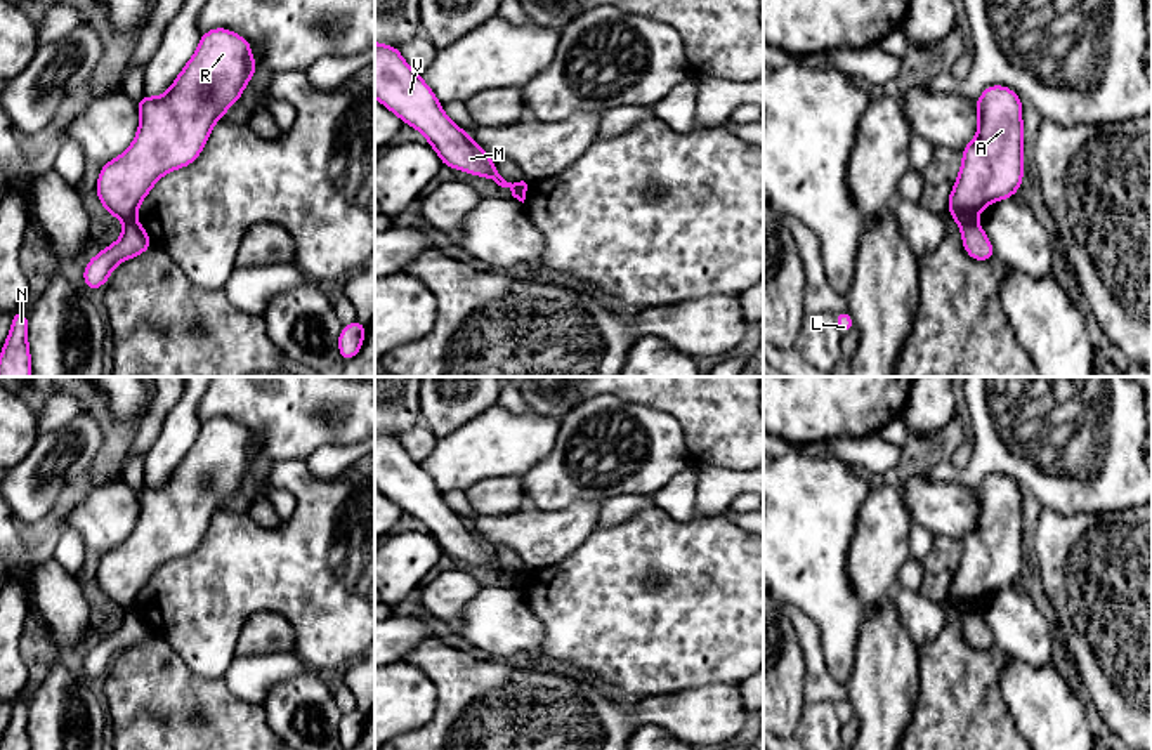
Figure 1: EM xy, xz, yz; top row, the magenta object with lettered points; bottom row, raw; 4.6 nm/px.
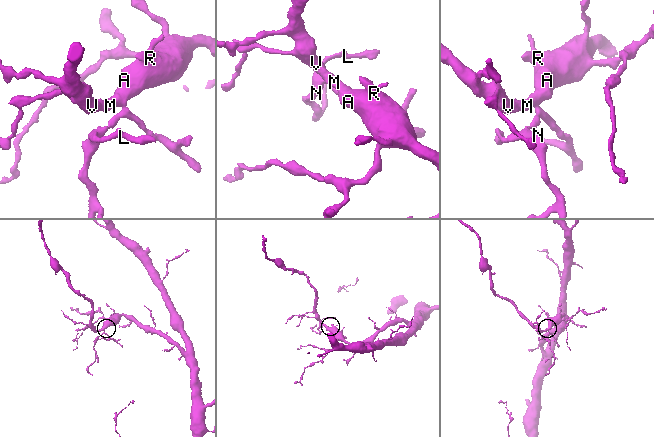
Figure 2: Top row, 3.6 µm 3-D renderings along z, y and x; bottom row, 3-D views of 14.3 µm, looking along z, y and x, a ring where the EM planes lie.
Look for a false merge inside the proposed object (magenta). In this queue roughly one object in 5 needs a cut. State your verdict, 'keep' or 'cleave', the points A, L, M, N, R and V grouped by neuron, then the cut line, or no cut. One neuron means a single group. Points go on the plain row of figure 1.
cleave; A M R V / L N; cut in yz along (974, 606), (960, 613)

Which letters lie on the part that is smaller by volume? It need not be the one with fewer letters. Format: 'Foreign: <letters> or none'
Foreign: L, N

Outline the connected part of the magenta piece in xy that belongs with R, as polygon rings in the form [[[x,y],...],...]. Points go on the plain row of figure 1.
[[[215,417],[201,424],[200,434],[172,477],[153,488],[142,484],[137,490],[141,514],[130,536],[101,556],[97,585],[108,602],[123,611],[134,609],[141,590],[156,569],[175,557],[191,554],[205,536],[212,516],[224,507],[229,495],[236,493],[243,477],[259,453],[250,446],[252,431],[226,417]]]

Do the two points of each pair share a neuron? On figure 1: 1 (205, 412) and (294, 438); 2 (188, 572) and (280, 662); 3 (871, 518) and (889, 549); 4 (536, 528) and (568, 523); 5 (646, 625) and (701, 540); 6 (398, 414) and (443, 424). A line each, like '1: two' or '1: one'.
1: one
2: two
3: one
4: one
5: one
6: two

